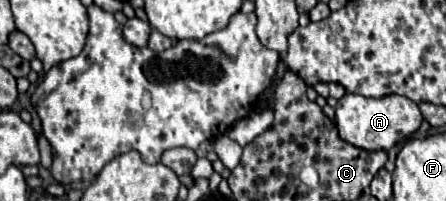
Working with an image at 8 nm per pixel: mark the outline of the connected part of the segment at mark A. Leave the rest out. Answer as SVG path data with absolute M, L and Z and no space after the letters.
M344 94L336 104L336 128L342 140L364 150L388 150L404 140L422 124L418 104L406 96L390 94L384 98L366 98L362 94Z

